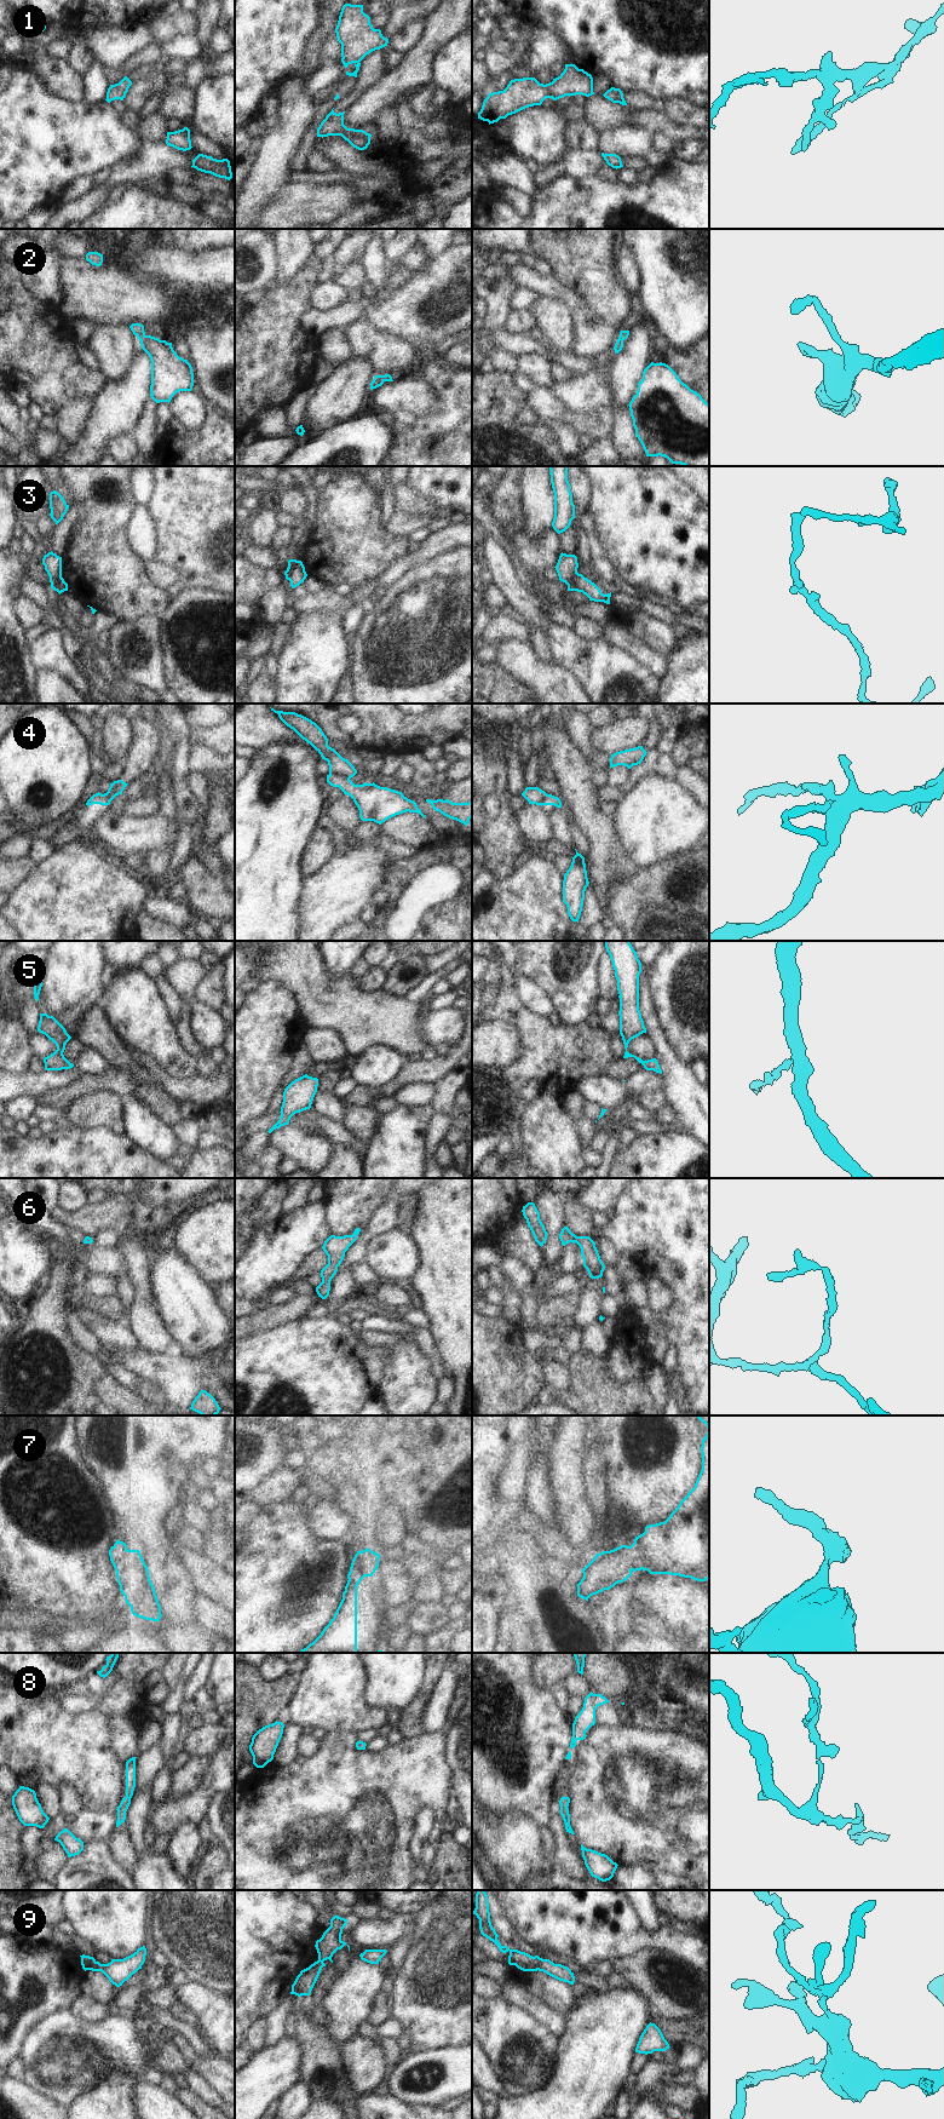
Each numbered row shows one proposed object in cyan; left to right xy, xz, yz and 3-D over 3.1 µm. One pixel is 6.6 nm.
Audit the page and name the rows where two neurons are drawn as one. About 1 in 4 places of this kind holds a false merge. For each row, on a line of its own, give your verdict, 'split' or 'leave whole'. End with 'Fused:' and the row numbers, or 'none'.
1: leave whole
2: leave whole
3: split
4: split
5: leave whole
6: leave whole
7: leave whole
8: leave whole
9: split
Fused: 3, 4, 9

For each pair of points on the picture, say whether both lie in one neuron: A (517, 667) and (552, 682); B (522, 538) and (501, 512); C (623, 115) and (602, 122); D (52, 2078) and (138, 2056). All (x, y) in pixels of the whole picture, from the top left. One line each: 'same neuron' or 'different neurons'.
A: same neuron
B: different neurons
C: same neuron
D: same neuron

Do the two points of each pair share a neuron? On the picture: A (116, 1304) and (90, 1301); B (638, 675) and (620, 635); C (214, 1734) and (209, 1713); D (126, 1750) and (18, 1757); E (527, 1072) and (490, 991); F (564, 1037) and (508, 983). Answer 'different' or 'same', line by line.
A: same
B: different
C: different
D: different
E: same
F: same

